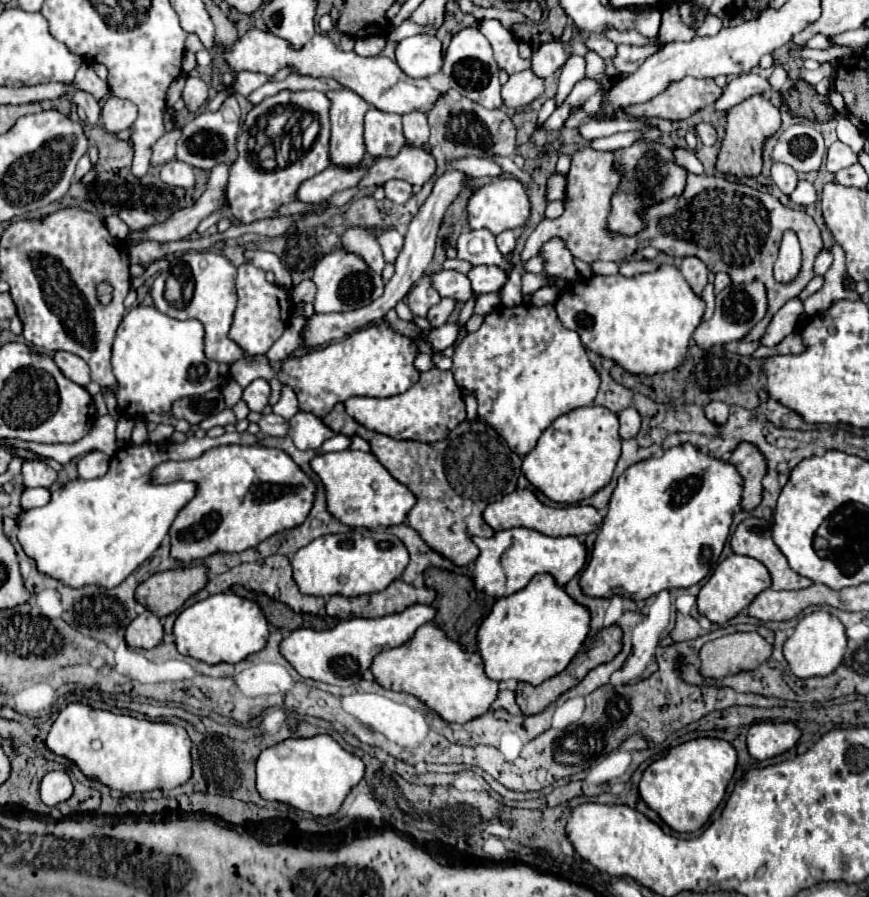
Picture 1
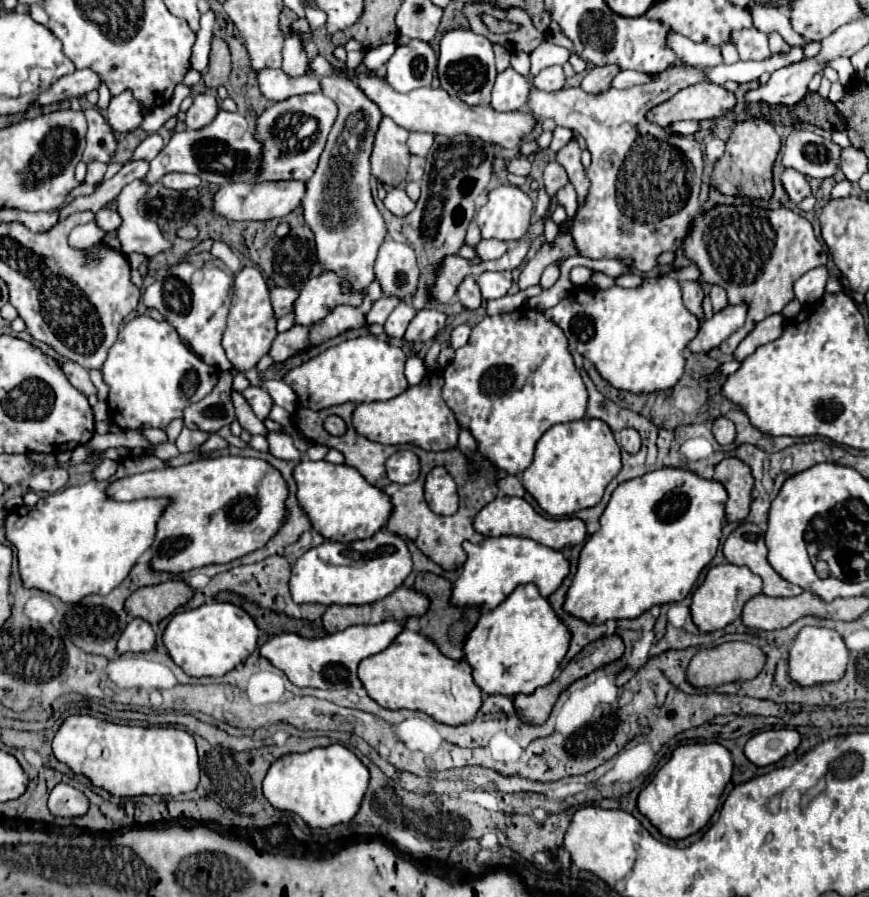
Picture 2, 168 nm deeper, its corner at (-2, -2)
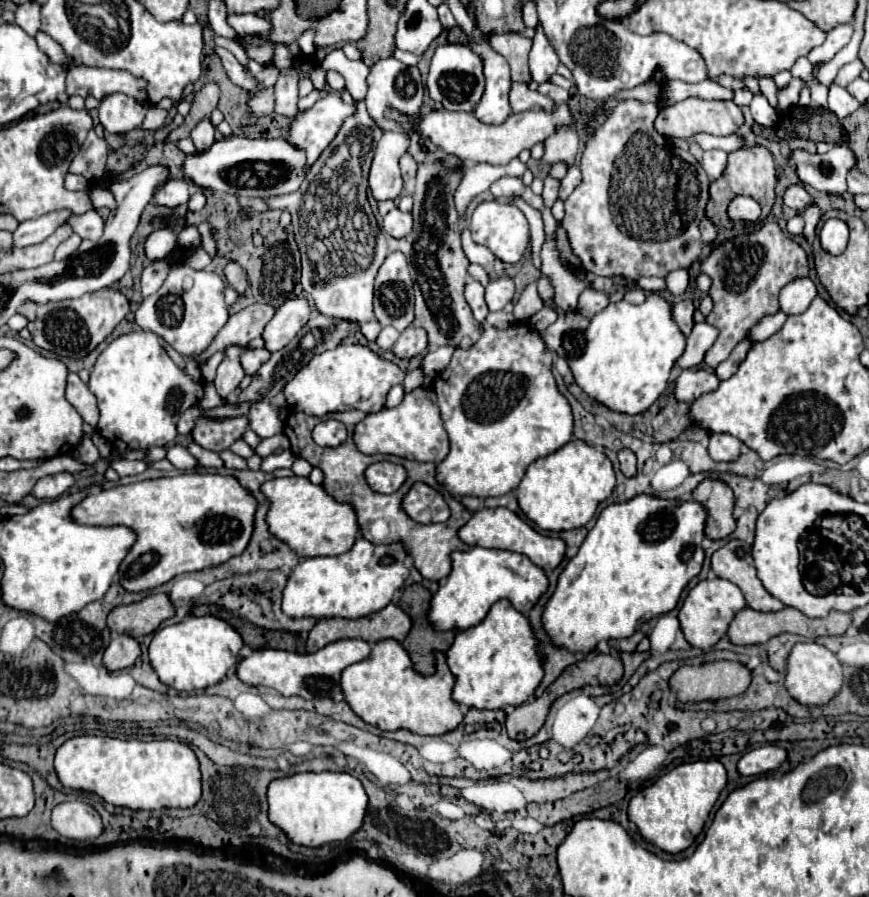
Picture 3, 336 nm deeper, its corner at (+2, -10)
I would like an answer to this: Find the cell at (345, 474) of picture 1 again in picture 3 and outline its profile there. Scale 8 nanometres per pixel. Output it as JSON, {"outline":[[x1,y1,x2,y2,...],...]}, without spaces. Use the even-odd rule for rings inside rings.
{"outline":[[307,476,273,478,261,486,271,500,267,514,269,530,287,542,299,556,339,556,349,552,359,536,357,512,351,504,337,502,323,484,313,484]]}

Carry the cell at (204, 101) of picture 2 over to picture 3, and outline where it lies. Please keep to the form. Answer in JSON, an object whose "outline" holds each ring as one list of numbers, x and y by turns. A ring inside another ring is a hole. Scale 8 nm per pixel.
{"outline":[[203,118,193,130,191,130,191,140,197,150,207,150,215,142,215,128,209,118]]}

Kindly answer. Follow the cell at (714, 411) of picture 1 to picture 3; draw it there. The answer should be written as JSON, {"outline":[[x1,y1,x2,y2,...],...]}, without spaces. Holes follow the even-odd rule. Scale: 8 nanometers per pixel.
{"outline":[[711,434,709,438,709,456,715,462,733,462,741,452,741,442,731,434]]}

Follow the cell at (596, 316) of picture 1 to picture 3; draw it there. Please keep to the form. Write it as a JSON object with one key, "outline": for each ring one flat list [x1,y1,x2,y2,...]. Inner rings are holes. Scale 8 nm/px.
{"outline":[[649,292,643,304,611,302,591,318,579,312,561,314,541,338,557,356,567,358,577,384,591,398,625,414,645,412,665,392,671,368,685,350,685,336,673,320,671,304,659,292]]}

